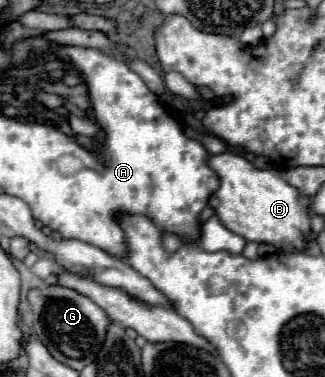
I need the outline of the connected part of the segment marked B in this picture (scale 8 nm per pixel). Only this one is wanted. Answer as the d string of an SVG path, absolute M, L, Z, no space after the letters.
M221 152L207 158L209 168L219 176L219 188L211 194L209 206L225 228L243 236L247 242L271 242L277 250L303 250L305 234L309 232L307 204L299 192L279 176L277 170L259 170L247 158Z

